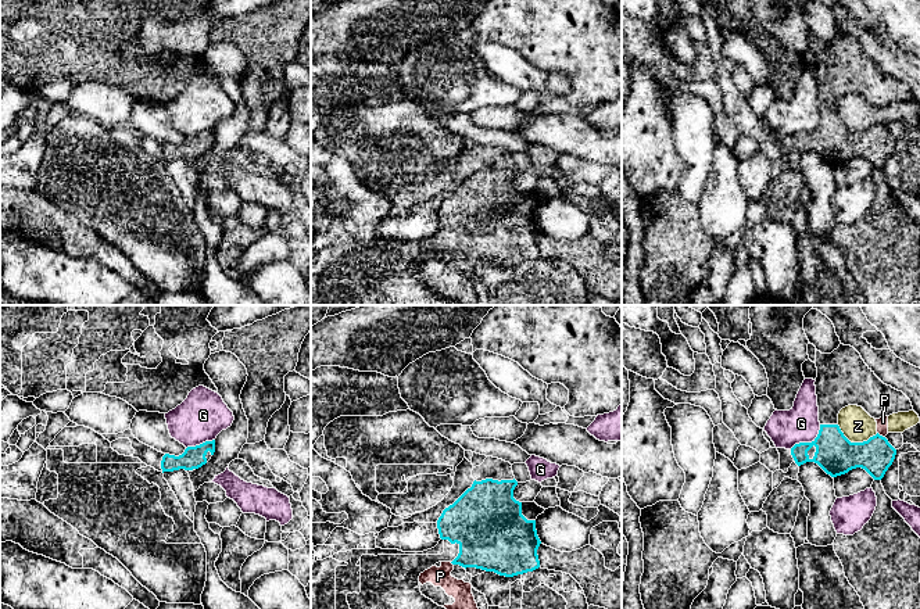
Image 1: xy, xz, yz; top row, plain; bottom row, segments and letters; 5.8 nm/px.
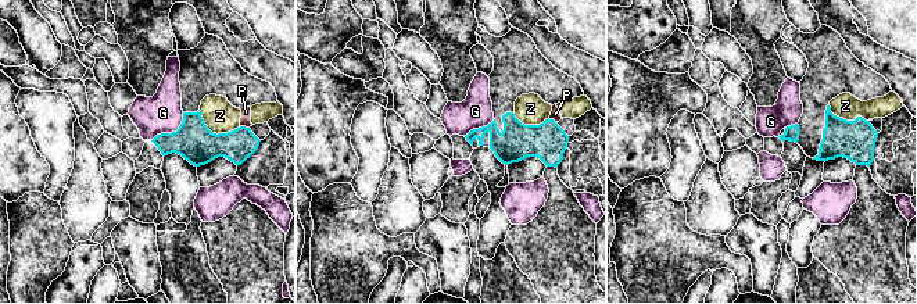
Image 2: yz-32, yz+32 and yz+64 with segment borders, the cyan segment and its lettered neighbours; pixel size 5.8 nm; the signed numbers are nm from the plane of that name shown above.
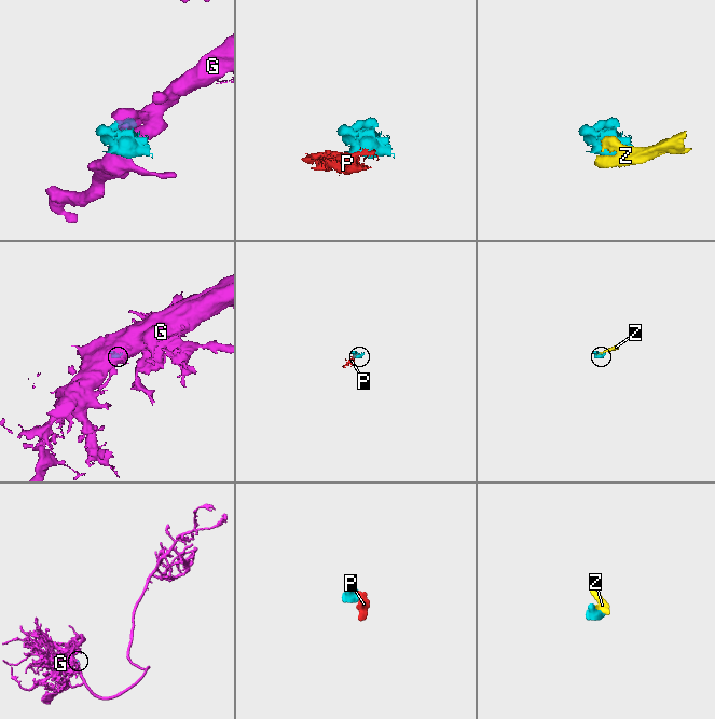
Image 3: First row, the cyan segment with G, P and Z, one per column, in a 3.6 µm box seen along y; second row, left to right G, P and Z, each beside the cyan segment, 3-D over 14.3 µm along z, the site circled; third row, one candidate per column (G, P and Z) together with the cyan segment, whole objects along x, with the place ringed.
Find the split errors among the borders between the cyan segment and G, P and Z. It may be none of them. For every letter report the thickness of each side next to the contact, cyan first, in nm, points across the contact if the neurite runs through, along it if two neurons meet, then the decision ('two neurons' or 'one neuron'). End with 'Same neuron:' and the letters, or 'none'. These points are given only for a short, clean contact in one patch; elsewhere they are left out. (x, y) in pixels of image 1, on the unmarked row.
G: 220/200 nm | along yz (820, 114), (819, 122), (811, 131), (799, 131), (790, 138) | two neurons
P: 200/60 nm | along yz (877, 121), (884, 126) | two neurons
Z: 220/190 nm | two neurons
Same neuron: none

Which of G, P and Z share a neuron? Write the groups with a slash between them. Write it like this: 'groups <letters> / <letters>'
groups G / P Z

